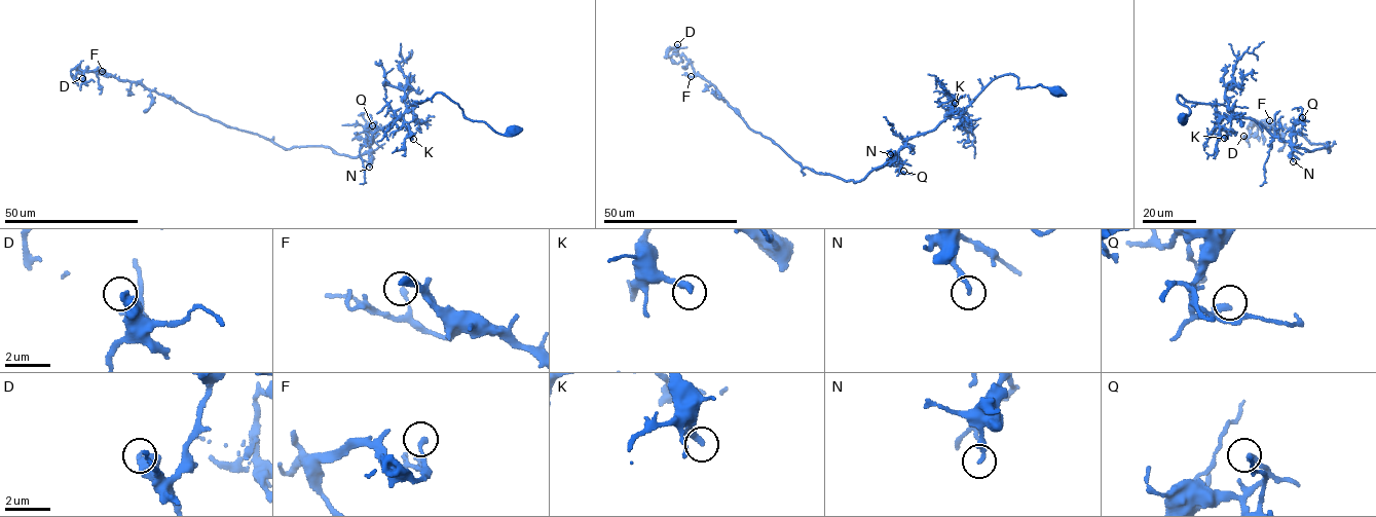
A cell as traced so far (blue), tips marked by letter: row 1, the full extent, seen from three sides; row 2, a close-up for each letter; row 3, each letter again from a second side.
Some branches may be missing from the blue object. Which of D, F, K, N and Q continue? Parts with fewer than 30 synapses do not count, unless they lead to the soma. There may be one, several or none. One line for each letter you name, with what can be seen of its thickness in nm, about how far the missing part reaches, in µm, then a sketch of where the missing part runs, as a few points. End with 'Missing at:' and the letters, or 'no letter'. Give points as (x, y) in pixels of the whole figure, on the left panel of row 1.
K: 320 nm | 20 µm | (413, 139), (419, 145), (419, 155), (431, 162), (433, 173)
Missing at: K

